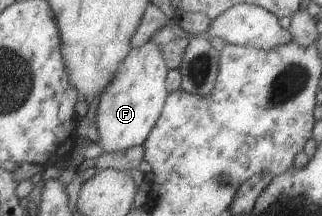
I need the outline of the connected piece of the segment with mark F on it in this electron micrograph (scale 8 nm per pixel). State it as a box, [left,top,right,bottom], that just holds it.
[94,40,168,153]

